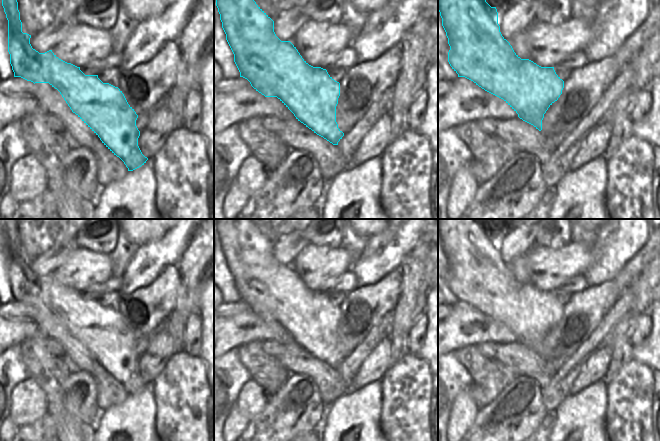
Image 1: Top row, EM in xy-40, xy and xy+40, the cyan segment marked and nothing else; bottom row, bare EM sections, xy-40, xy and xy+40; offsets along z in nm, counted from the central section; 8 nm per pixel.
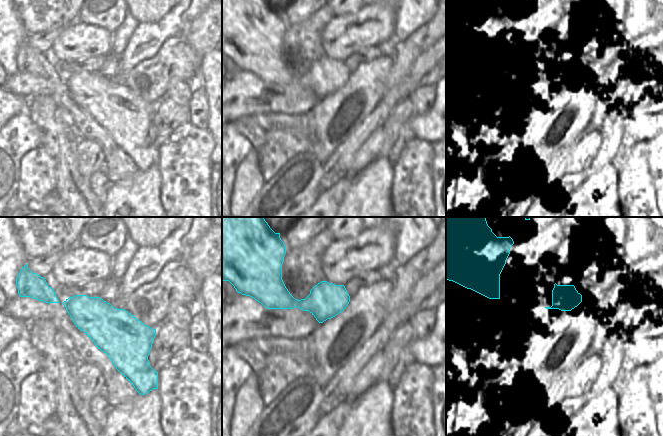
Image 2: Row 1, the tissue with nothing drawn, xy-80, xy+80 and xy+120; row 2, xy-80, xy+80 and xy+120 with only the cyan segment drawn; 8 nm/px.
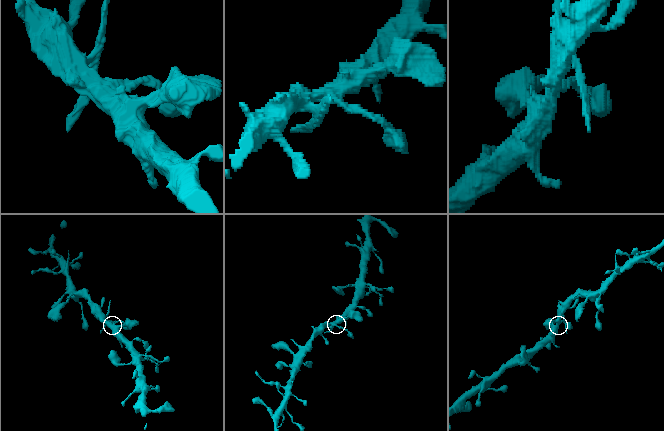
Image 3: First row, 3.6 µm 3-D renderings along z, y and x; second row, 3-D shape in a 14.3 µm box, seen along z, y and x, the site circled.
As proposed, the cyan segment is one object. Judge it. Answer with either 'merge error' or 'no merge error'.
no merge error

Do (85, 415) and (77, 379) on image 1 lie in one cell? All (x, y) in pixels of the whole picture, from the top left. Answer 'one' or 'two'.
one

